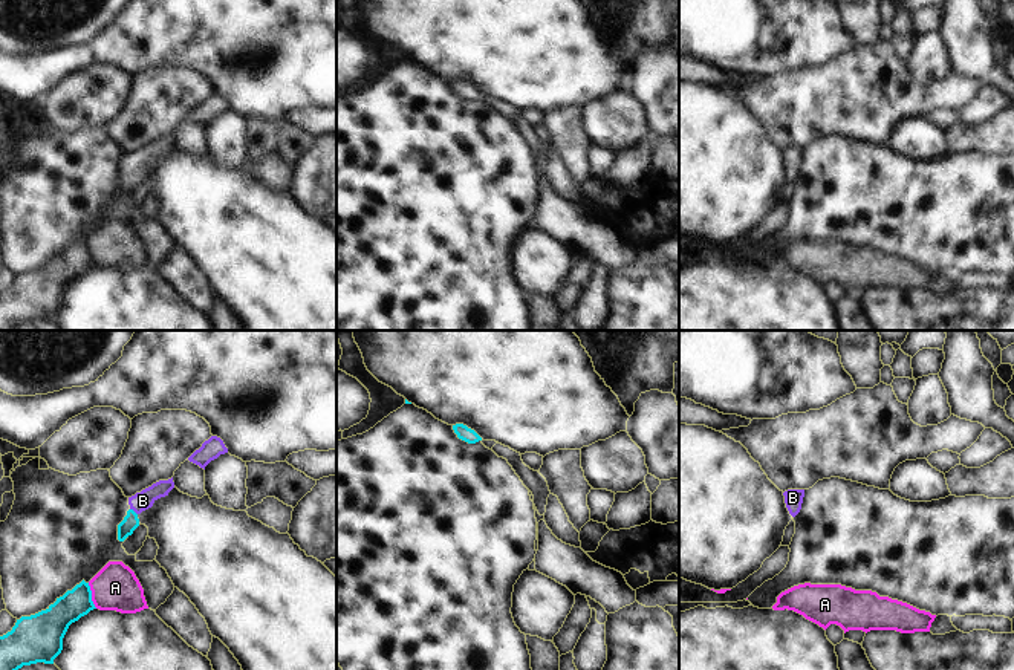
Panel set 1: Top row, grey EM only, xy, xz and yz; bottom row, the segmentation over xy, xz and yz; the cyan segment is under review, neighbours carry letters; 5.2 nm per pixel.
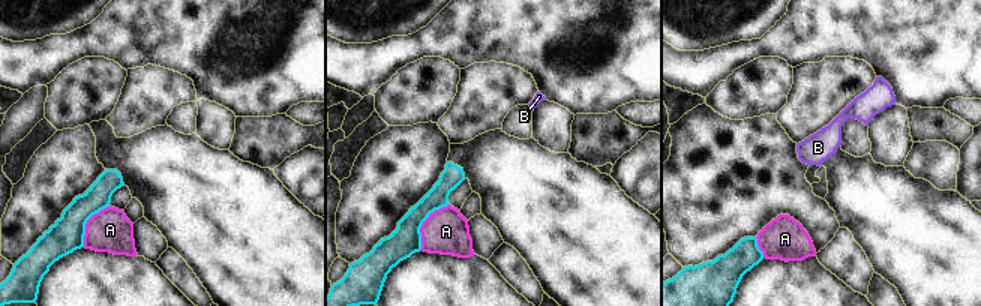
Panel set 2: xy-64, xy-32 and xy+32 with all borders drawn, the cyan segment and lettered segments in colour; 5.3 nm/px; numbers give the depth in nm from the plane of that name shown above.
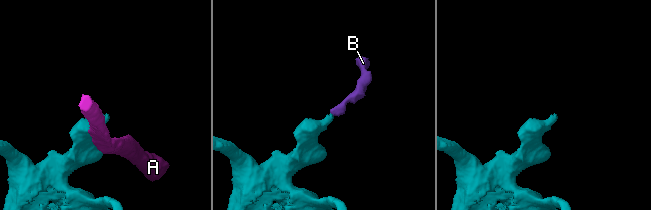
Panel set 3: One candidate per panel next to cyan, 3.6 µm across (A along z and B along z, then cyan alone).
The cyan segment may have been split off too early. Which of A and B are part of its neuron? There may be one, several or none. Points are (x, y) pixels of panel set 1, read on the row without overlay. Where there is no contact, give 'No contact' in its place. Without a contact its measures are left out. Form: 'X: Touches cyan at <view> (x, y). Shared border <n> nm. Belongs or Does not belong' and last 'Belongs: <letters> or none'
A: Touches cyan at xy (90, 253). Shared border 140 nm. Does not belong
B: Touches cyan at xy (133, 169). Shared border 50 nm. Belongs
Belongs: B

